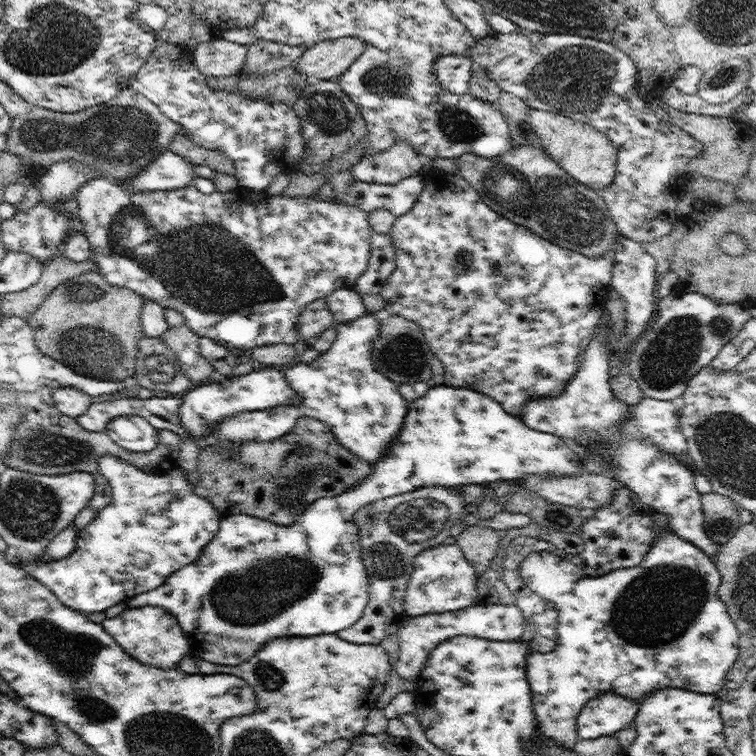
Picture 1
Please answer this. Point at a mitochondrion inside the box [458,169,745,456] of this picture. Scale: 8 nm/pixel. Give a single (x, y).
(669, 358)

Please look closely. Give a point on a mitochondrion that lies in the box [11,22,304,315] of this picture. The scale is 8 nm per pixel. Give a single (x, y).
(121, 137)

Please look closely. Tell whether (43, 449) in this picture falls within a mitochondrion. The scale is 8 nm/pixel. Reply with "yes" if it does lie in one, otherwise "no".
yes

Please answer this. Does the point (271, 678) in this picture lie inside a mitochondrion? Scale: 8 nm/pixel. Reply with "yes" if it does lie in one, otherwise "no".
yes

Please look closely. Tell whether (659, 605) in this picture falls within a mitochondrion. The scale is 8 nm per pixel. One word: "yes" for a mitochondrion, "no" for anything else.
yes

